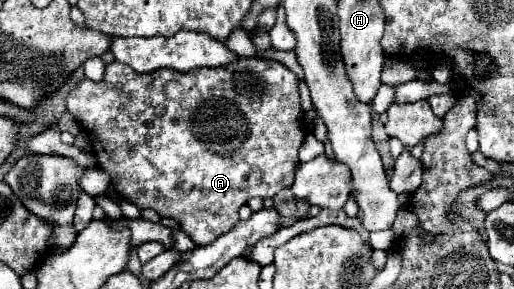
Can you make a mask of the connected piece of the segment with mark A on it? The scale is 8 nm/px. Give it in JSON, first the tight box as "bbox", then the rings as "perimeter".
{"bbox":[67,58,305,246],"perimeter":[[[239,58],[229,66],[219,66],[217,70],[189,70],[189,74],[181,74],[177,70],[153,70],[153,74],[137,74],[131,66],[113,62],[107,66],[105,78],[101,82],[79,82],[67,96],[67,110],[73,114],[77,122],[85,128],[89,138],[93,140],[93,152],[97,156],[97,166],[111,176],[111,182],[117,192],[121,192],[129,202],[139,208],[151,208],[163,218],[177,220],[185,234],[189,234],[197,244],[205,246],[217,240],[221,234],[229,232],[239,222],[239,208],[247,204],[249,198],[275,198],[275,194],[283,188],[289,188],[293,182],[295,168],[299,164],[299,148],[305,140],[305,118],[299,98],[299,78],[281,62],[265,60],[265,58]]]}

